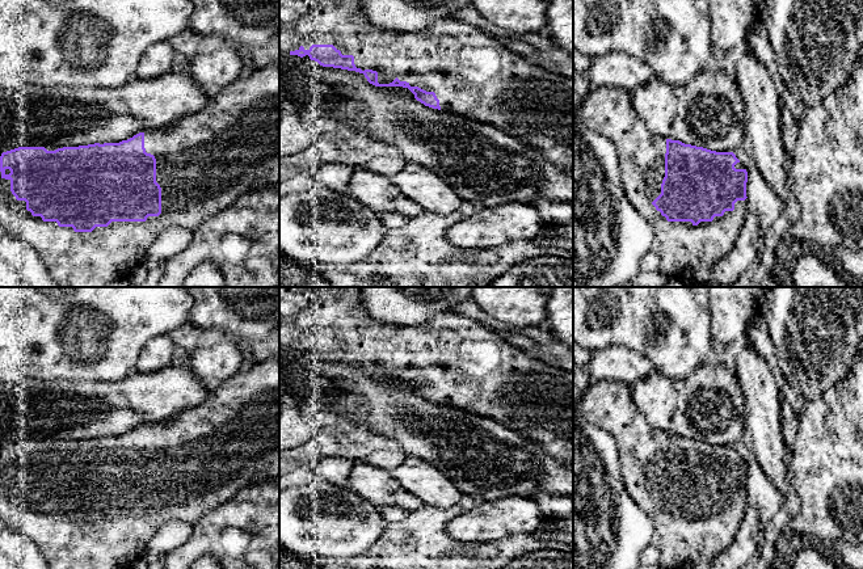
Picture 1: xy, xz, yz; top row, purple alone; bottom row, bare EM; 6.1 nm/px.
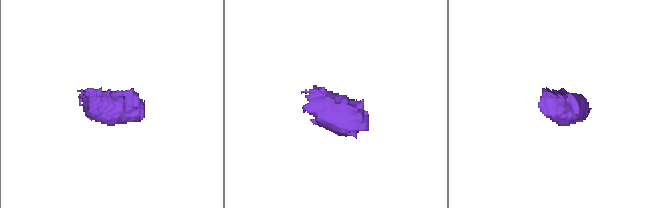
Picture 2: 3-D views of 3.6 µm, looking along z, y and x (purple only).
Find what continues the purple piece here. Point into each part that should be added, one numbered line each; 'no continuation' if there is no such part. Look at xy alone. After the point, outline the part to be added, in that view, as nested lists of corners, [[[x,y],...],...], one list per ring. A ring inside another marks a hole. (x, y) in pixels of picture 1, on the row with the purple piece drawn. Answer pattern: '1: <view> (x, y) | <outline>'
1: xy (205, 161) | [[[273,63],[264,68],[248,69],[240,79],[223,88],[218,94],[211,96],[203,110],[186,115],[171,126],[144,131],[144,148],[147,153],[153,155],[156,159],[156,182],[161,187],[161,214],[159,216],[148,216],[146,222],[111,222],[108,227],[96,227],[92,232],[75,232],[72,227],[59,227],[56,222],[43,222],[41,216],[33,216],[26,210],[26,202],[17,201],[12,194],[10,180],[3,178],[0,172],[0,227],[13,237],[28,243],[38,253],[46,270],[59,287],[104,287],[109,282],[126,279],[138,265],[144,262],[147,250],[165,228],[181,227],[193,231],[233,205],[241,195],[260,187],[279,184],[279,64]]]

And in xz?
1: xz (474, 74) | [[[279,0],[279,59],[298,58],[290,52],[300,46],[310,50],[312,45],[333,45],[342,55],[353,55],[357,68],[378,72],[379,84],[390,84],[397,77],[411,87],[434,92],[441,110],[492,125],[573,173],[573,79],[532,64],[481,28],[442,18],[418,31],[390,31],[369,22],[361,0]]]

